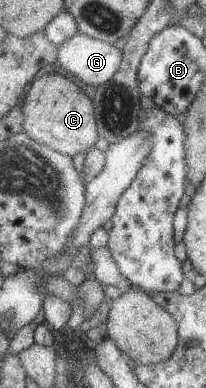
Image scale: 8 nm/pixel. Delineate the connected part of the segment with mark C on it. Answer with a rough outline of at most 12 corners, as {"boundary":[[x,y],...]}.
{"boundary":[[54,69],[23,101],[23,131],[63,154],[98,143],[95,103]]}

